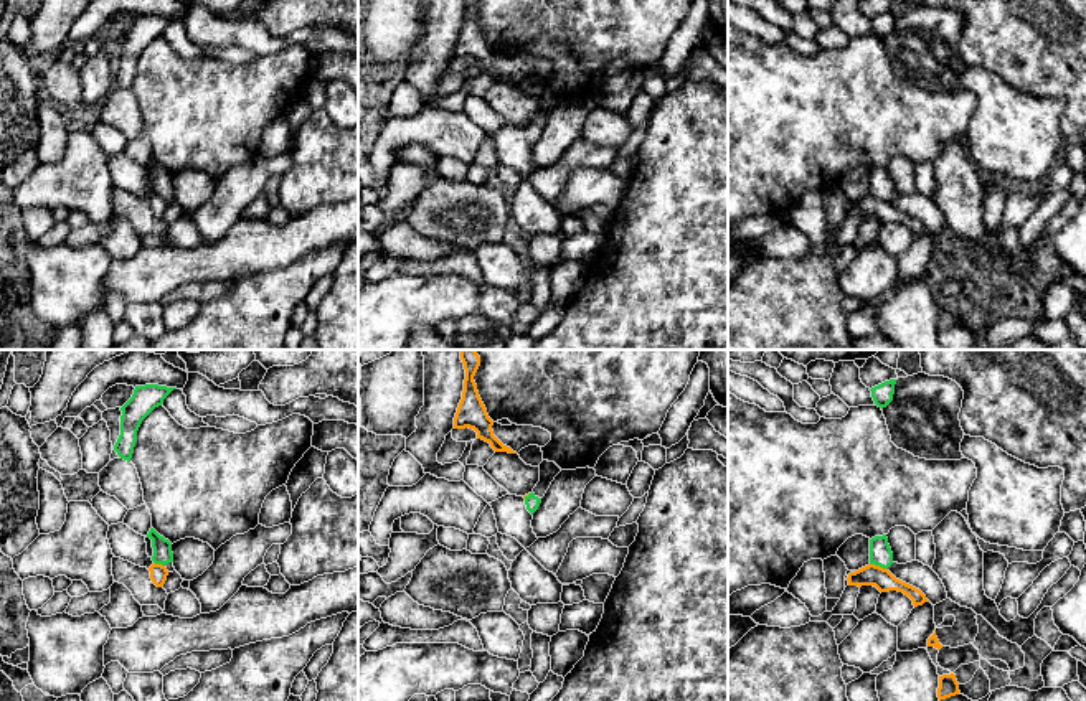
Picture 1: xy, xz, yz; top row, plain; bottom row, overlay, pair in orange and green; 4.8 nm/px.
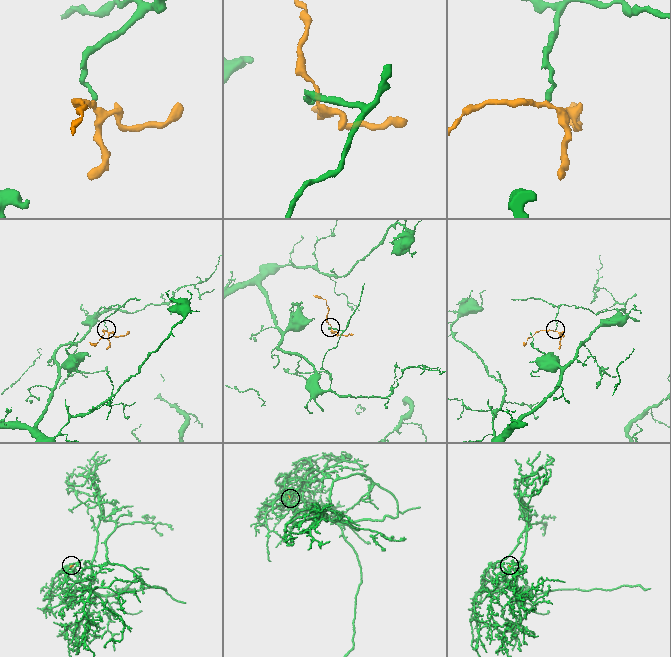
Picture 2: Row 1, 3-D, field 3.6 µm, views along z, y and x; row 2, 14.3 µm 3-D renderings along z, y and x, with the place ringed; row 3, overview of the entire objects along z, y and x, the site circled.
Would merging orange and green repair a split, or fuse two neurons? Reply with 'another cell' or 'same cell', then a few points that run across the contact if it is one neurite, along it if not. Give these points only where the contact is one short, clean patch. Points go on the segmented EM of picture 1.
another cell; line yz (870, 563), (887, 569)

